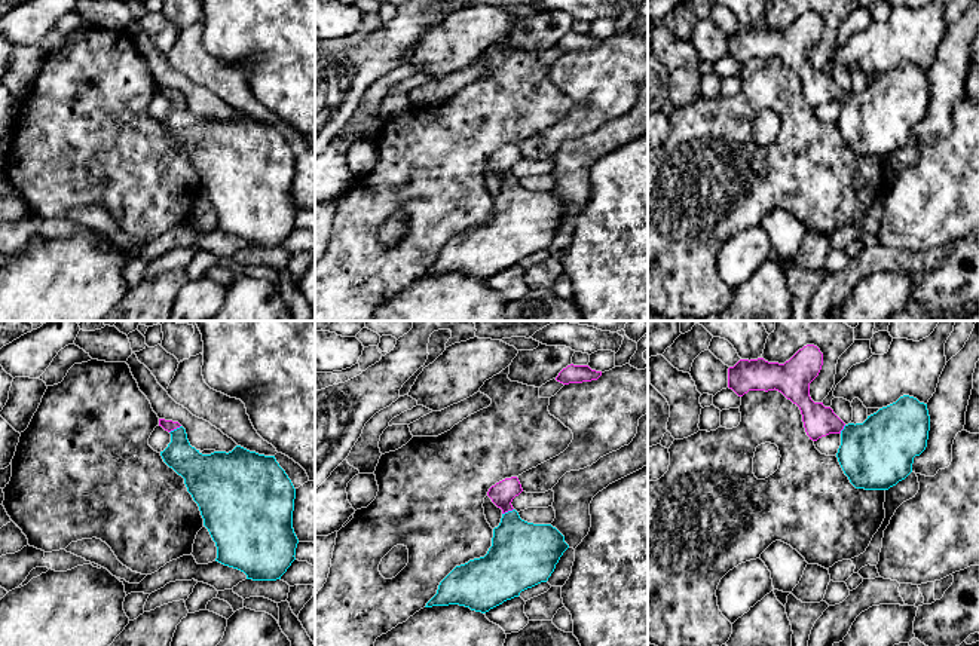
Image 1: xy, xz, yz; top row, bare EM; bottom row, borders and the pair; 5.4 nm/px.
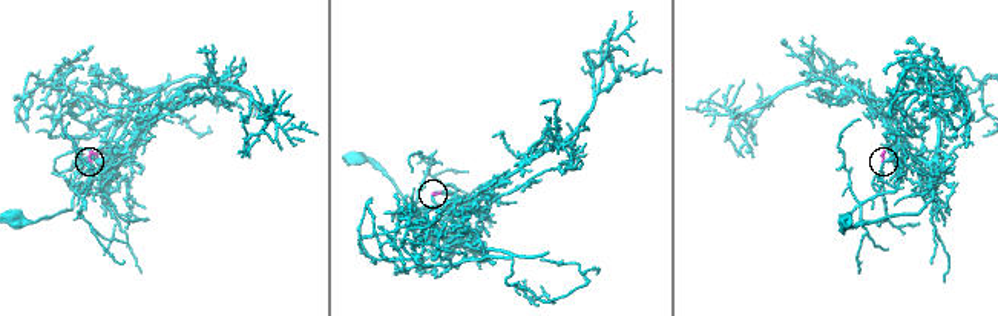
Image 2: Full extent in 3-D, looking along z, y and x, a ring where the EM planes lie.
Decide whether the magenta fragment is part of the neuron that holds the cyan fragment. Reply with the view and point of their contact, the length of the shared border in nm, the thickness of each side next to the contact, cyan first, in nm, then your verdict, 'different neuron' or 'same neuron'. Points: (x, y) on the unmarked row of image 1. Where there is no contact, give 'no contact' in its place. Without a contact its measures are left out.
xy (174, 97) | 80 nm | 170/60 nm | same neuron

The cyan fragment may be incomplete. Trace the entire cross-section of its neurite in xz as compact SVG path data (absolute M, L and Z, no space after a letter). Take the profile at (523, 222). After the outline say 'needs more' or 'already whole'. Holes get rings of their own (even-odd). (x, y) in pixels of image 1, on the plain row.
M517 144L489 156L487 163L502 177L501 190L493 196L492 214L484 224L456 233L425 275L459 272L486 281L548 248L569 212L551 192L520 186L511 169L521 159Z; needs more

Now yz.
M814 12L804 13L784 31L740 27L728 36L728 55L738 64L749 58L781 59L799 74L810 107L841 102L836 125L856 156L888 157L912 140L914 125L927 114L927 71L903 62L863 91L845 92L830 74L810 64L810 50L822 33L823 21Z; needs more

